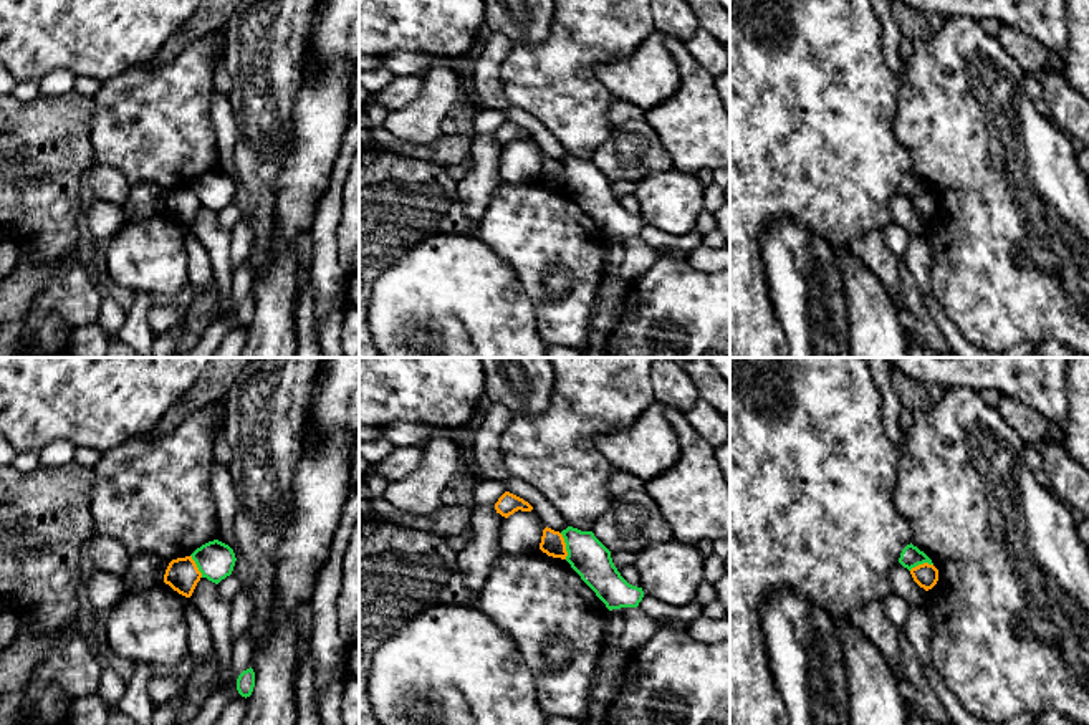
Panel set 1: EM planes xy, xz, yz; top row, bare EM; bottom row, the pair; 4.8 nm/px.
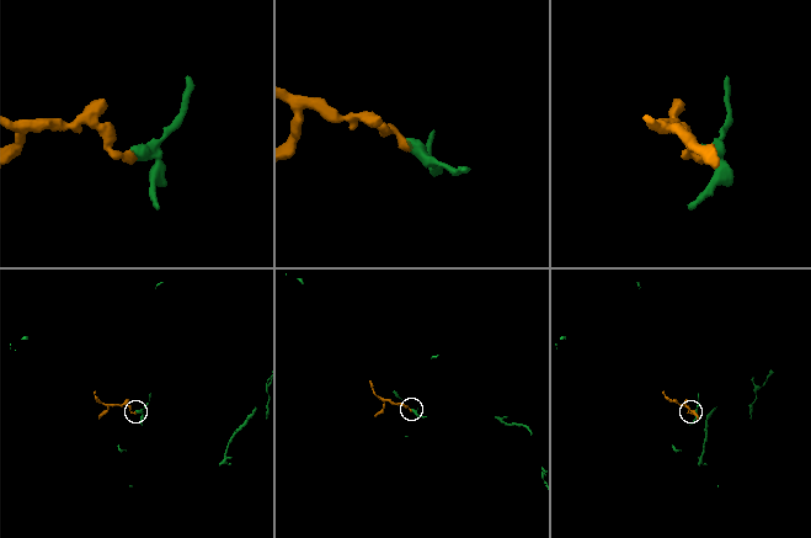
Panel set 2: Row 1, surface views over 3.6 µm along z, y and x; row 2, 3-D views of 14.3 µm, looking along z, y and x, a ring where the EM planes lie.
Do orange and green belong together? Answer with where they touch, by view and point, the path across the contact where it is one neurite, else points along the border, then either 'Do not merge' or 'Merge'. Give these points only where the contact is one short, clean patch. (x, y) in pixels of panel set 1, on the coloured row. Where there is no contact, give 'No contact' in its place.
Touches orange at xz (565, 547). Boundary: xz (560, 533), (566, 558). Do not merge

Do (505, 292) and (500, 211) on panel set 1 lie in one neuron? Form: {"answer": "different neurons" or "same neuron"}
{"answer": "different neurons"}

